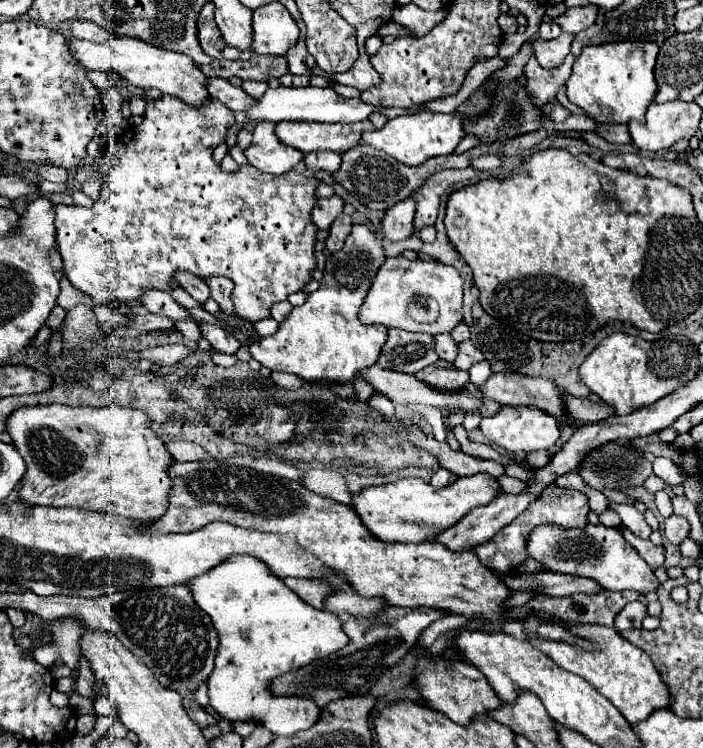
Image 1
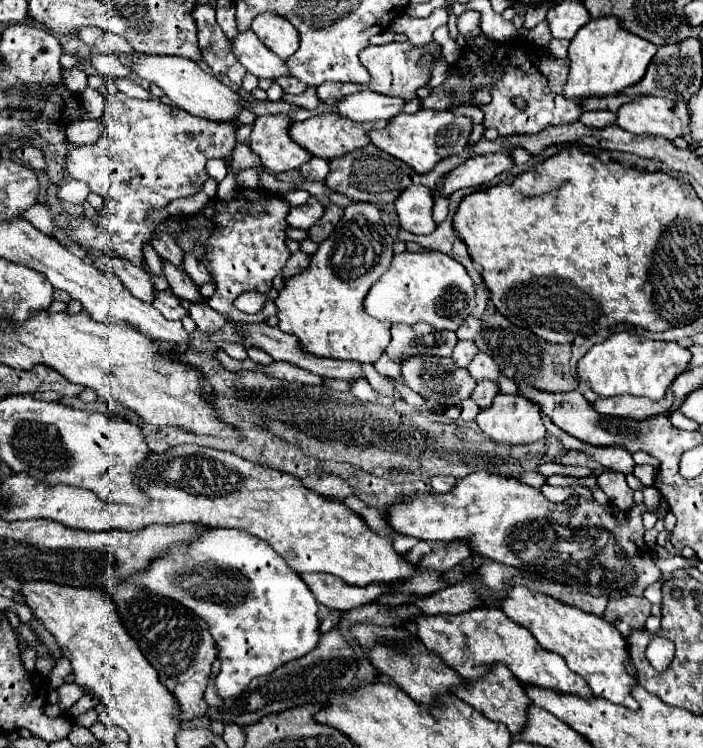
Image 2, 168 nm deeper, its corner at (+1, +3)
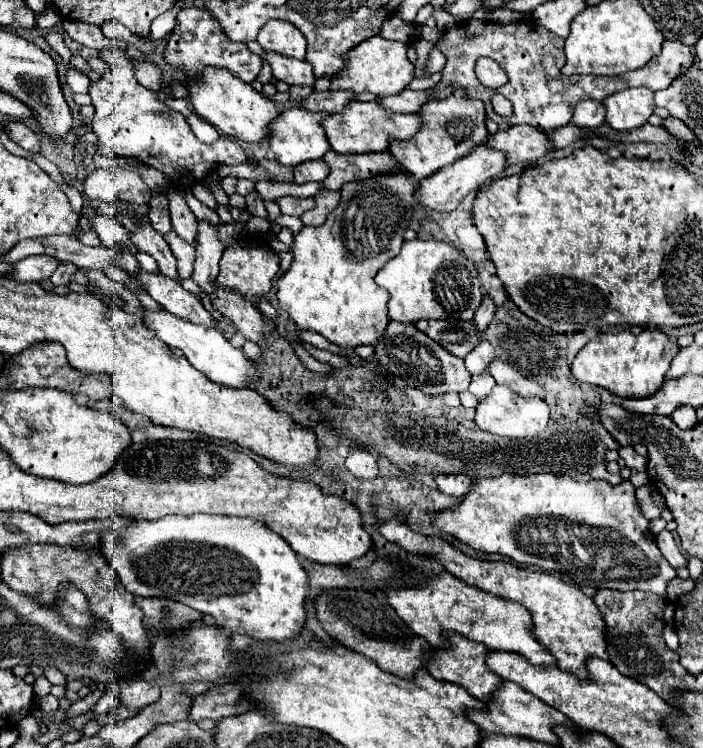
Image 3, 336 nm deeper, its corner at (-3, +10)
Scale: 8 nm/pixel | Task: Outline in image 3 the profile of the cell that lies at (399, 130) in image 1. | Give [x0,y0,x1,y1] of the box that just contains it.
[390,90,488,180]

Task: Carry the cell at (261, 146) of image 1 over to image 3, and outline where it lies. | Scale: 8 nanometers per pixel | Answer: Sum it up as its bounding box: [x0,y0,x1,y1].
[268,106,330,166]

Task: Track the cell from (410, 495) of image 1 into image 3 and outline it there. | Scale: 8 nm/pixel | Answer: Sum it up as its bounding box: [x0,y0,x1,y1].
[432,474,676,596]

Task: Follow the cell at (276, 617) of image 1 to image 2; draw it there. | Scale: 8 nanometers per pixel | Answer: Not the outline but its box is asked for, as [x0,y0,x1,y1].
[122,529,320,699]

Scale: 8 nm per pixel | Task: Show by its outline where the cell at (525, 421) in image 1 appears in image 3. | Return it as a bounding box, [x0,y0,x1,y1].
[476,386,548,438]

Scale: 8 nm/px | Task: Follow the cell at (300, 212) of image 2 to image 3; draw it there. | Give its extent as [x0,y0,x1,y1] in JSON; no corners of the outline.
[278,196,316,216]

